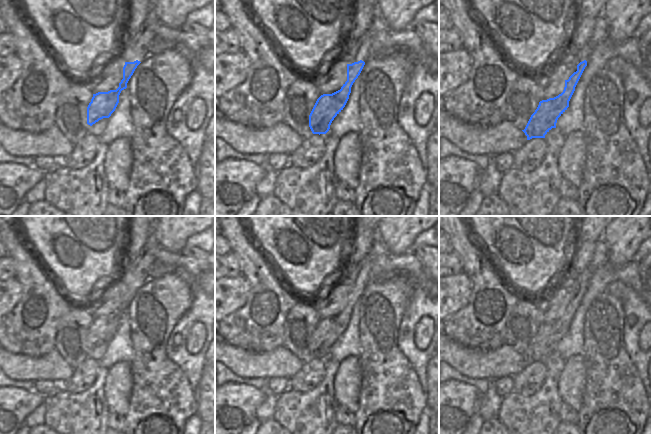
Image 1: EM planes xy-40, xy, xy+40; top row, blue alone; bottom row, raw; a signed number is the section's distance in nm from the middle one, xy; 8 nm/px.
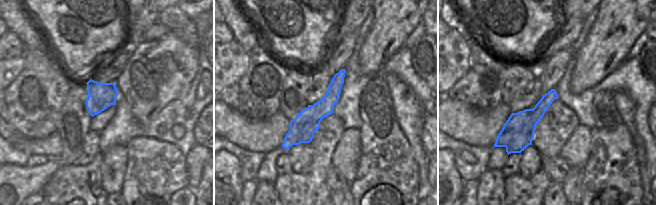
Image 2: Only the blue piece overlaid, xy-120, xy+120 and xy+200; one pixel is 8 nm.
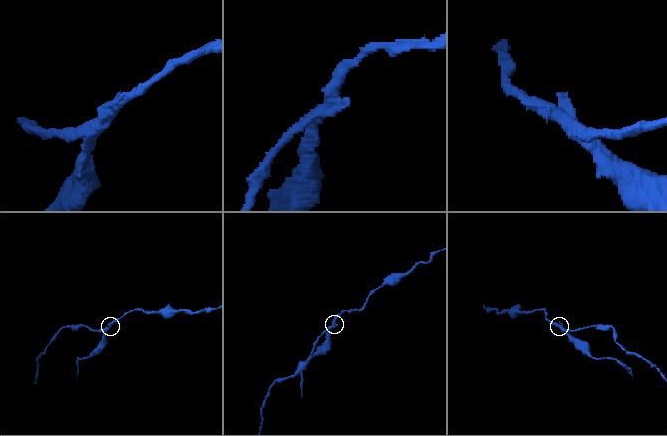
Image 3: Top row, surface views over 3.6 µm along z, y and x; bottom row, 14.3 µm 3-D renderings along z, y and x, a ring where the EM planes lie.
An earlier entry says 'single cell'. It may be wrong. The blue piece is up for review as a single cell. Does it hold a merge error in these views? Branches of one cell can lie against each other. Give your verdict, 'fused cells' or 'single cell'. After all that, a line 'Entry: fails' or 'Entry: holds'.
fused cells
Entry: fails

